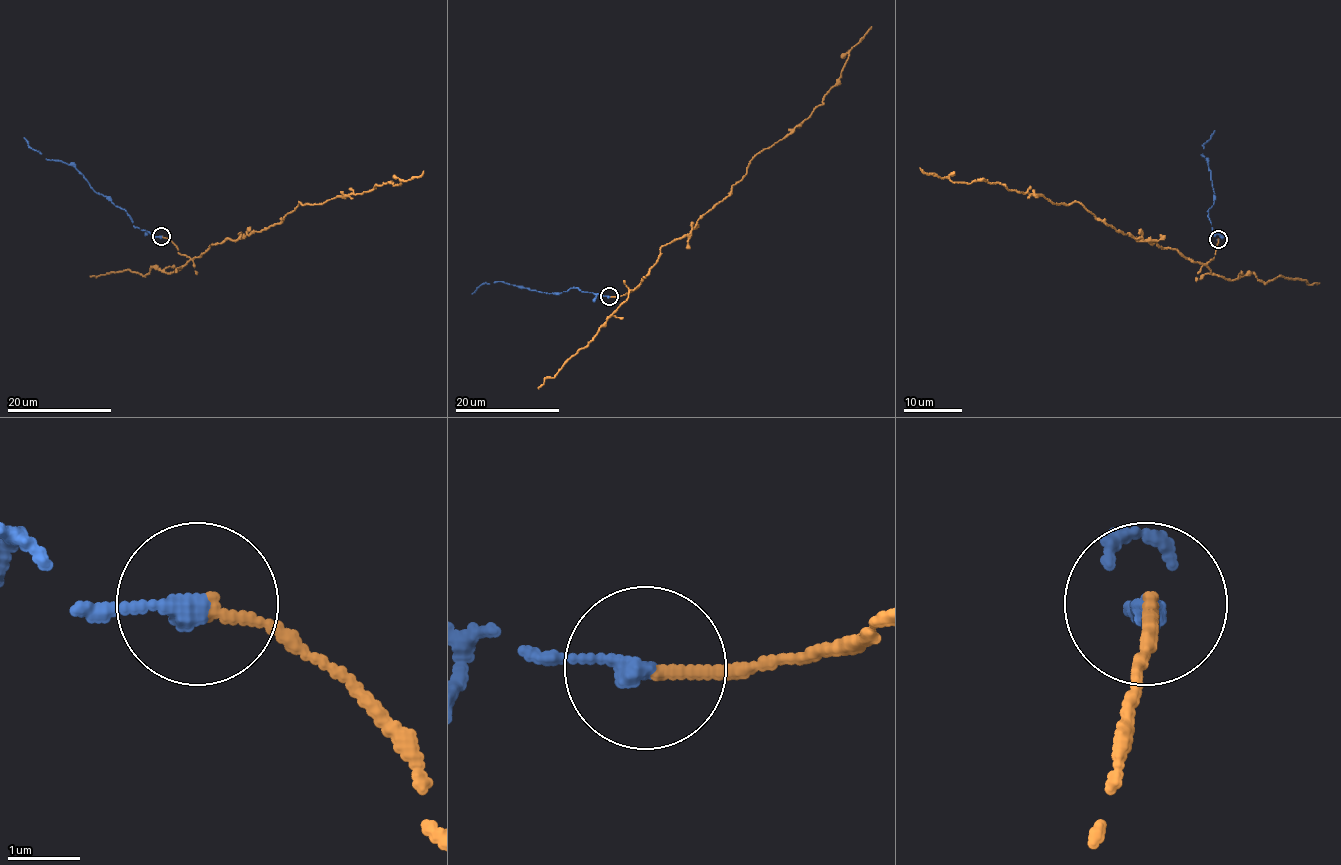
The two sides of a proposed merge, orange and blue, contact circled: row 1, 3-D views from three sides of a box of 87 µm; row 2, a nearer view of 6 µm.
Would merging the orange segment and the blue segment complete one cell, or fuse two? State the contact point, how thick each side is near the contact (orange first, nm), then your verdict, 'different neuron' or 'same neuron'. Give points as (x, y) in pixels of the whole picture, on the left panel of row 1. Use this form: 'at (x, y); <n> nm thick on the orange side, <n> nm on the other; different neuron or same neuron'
at (161, 236); 160 nm thick on the orange side, 280 nm on the other; same neuron

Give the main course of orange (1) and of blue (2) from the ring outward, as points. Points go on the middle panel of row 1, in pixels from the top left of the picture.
1: (610, 296), (638, 286), (660, 249), (685, 237), (726, 198), (754, 157), (820, 106), (849, 51), (871, 26)
2: (609, 296), (577, 288), (546, 293), (503, 282), (483, 283), (471, 293)

